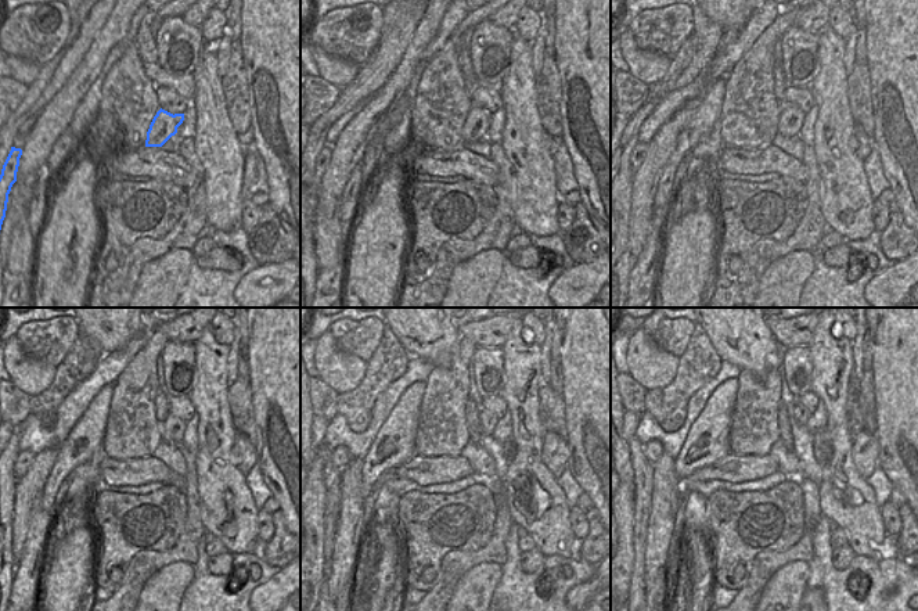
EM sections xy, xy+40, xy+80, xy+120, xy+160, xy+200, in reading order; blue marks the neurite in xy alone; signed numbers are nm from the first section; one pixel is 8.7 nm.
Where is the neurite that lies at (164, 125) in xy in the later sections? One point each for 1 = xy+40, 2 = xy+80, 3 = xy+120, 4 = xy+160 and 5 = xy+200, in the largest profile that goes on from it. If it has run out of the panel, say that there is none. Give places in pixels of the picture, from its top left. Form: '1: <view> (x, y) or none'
1: xy+40 (478, 119)
2: xy+80 (791, 118)
3: xy+120 (172, 430)
4: xy+160 (488, 424)
5: xy+200 (800, 420)

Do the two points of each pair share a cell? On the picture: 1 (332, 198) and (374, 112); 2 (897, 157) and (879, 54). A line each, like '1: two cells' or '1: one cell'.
1: one cell
2: one cell

